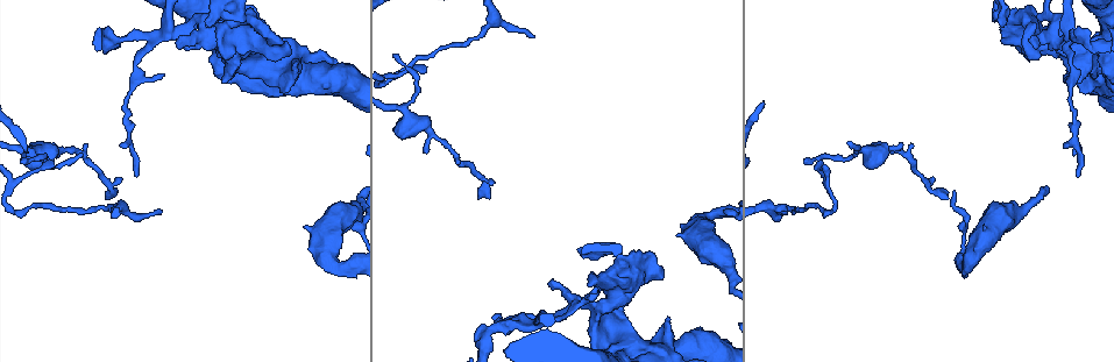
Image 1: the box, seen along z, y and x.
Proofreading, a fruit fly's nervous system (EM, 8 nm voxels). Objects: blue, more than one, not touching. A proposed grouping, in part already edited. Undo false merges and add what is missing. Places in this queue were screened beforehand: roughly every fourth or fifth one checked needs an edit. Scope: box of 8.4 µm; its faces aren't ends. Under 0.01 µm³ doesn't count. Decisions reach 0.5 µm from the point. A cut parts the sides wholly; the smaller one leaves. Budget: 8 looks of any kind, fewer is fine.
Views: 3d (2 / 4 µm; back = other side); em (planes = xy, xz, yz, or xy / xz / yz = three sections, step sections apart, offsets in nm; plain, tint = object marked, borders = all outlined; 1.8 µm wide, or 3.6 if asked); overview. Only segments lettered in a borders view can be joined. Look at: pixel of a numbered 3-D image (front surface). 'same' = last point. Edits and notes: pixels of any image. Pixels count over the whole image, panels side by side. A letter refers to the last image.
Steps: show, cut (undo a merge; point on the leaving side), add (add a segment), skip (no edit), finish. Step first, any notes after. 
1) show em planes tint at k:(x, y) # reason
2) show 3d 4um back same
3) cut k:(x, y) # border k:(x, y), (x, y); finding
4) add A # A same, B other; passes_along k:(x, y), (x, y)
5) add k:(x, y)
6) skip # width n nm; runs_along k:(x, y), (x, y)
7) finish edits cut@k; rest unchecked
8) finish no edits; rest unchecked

show em 3.6um xy step 8 borders at 1:(415, 67) # sharp bend

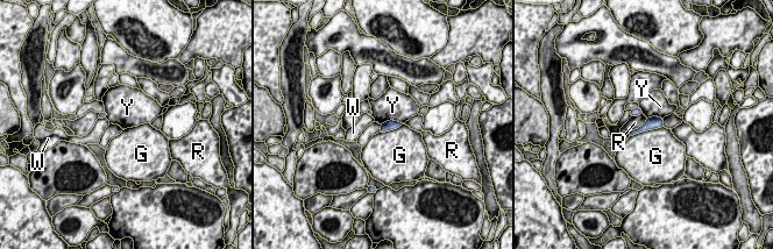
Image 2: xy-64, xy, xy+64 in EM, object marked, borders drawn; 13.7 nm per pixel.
show em 3.6um planes borders same # another direction

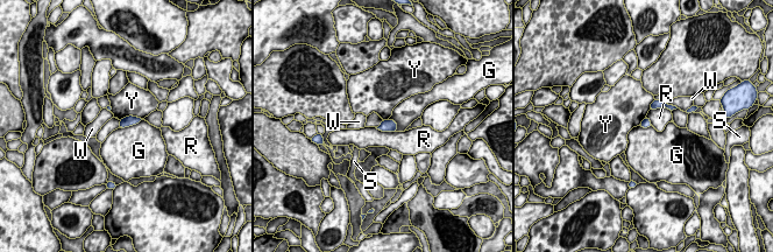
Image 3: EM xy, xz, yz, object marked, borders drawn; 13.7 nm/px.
skip # longest_contact G 340 nm; G other, R other, S other, W other, Y other; all the same neuron

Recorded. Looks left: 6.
show 3d 4um at 1:(770, 209) # sudden change in width

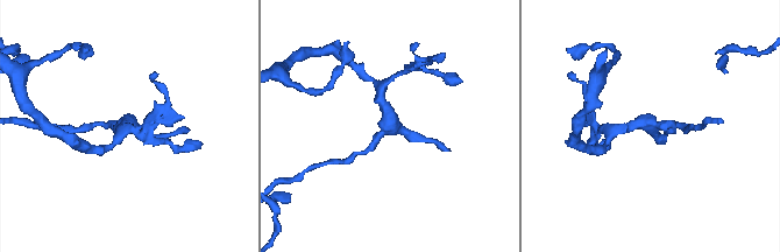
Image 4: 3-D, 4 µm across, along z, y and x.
show em yz step 16 tint at 4:(386, 129)

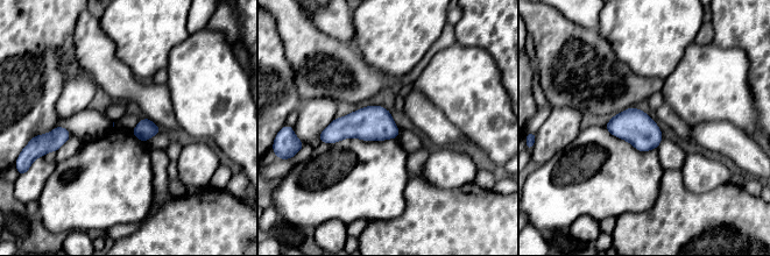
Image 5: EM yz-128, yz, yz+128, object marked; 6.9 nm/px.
show em xz step 8 borders same

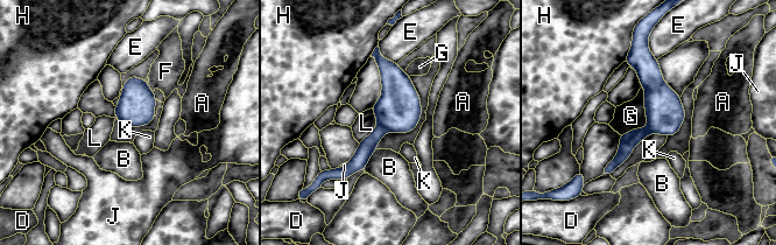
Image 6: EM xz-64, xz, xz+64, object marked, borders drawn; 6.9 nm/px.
cut 6:(399, 110) # A other, B other, D other, E other, F other, G other, H other, J other, K other, L other; border 6:(379, 124), (387, 131); a second neuron is stuck on

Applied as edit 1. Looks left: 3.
show em planes plain at 1:(248, 33) # arms run side by side

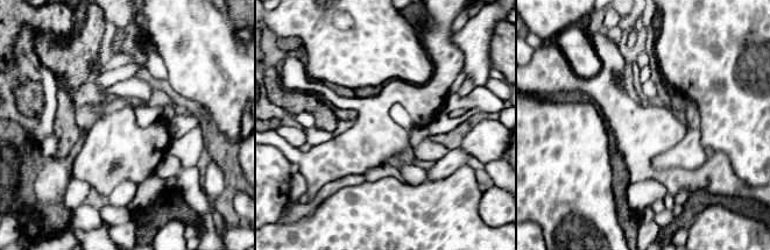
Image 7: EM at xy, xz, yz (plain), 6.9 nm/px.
show em planes borders same # see the neighbours

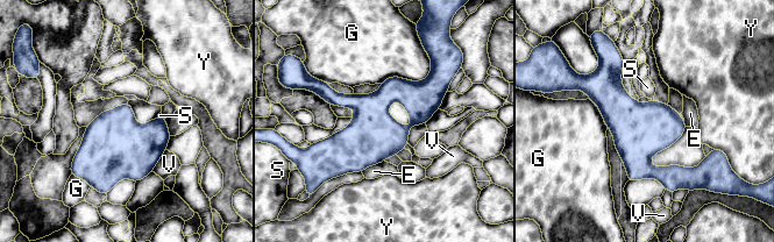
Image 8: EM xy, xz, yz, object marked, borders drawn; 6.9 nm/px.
skip # E other, G other, S other, V other, Y other; border 8:(425, 122), (409, 130), (407, 143); continuous, no second neuron

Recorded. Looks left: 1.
finish edits cut@6; rest unchecked

